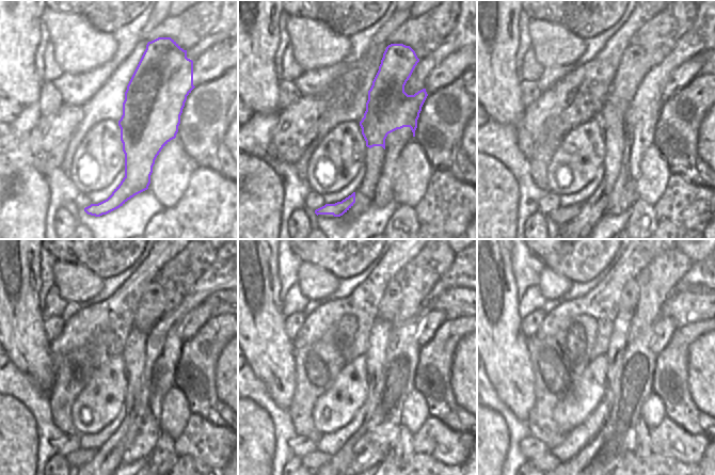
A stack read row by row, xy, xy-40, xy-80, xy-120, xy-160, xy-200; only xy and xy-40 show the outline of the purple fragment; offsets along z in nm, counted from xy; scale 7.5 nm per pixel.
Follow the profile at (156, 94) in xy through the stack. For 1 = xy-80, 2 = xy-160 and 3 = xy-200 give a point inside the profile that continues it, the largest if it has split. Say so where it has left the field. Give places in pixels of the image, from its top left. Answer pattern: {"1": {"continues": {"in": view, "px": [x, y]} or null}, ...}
{"1": {"continues": {"in": "xy-80", "px": [635, 63]}}, "2": {"continues": {"in": "xy-160", "px": [390, 304]}}, "3": {"continues": {"in": "xy-200", "px": [629, 301]}}}

